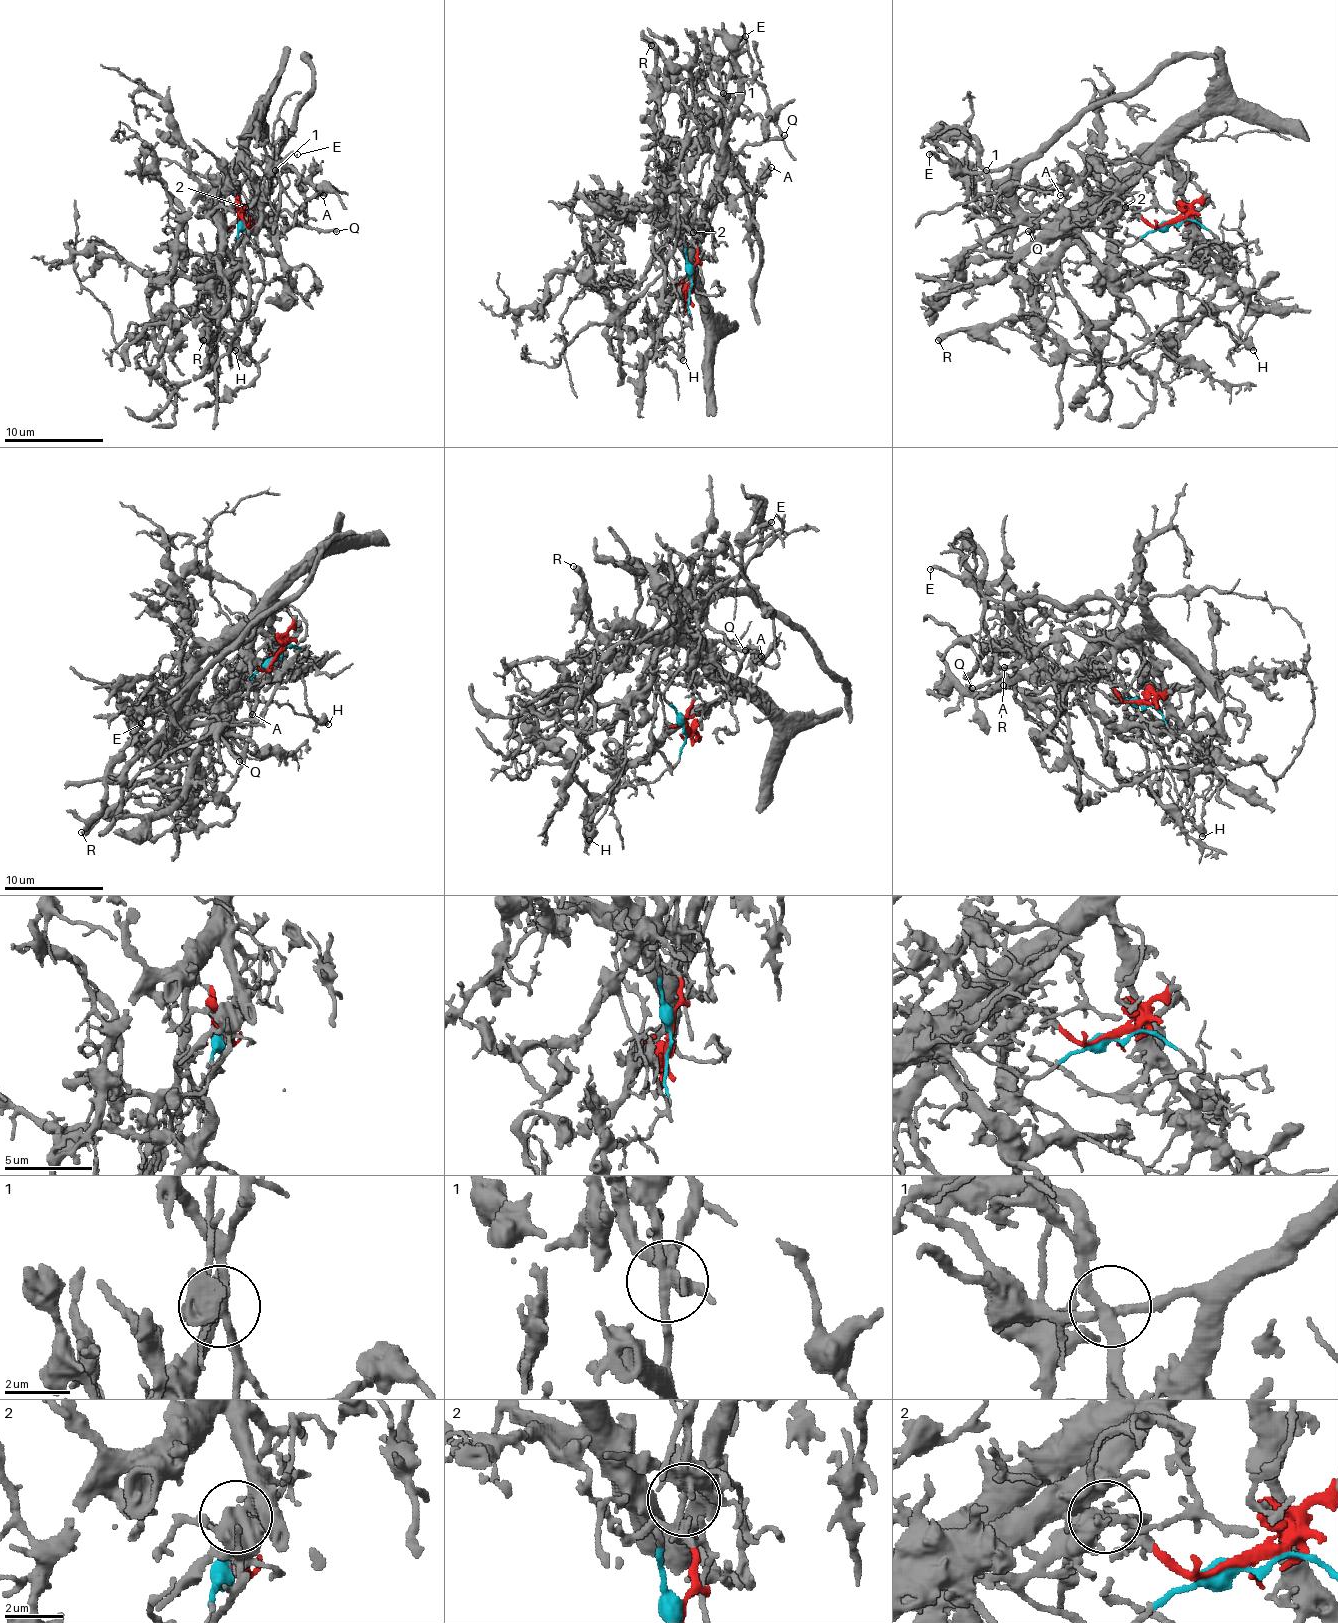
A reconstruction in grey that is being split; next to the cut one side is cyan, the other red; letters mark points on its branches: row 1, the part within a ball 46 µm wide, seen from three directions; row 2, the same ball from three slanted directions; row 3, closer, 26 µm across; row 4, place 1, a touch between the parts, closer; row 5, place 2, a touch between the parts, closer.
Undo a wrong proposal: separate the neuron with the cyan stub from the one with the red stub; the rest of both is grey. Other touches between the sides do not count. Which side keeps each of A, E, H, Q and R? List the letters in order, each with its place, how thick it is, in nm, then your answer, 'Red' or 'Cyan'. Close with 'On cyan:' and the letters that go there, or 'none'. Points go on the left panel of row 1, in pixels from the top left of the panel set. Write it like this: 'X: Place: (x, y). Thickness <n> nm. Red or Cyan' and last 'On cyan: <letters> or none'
A: Place: (323, 195). Thickness 190 nm. Red
E: Place: (297, 154). Thickness 280 nm. Cyan
H: Place: (235, 350). Thickness 380 nm. Cyan
Q: Place: (336, 231). Thickness 260 nm. Cyan
R: Place: (203, 340). Thickness 440 nm. Red
On cyan: E, H, Q

